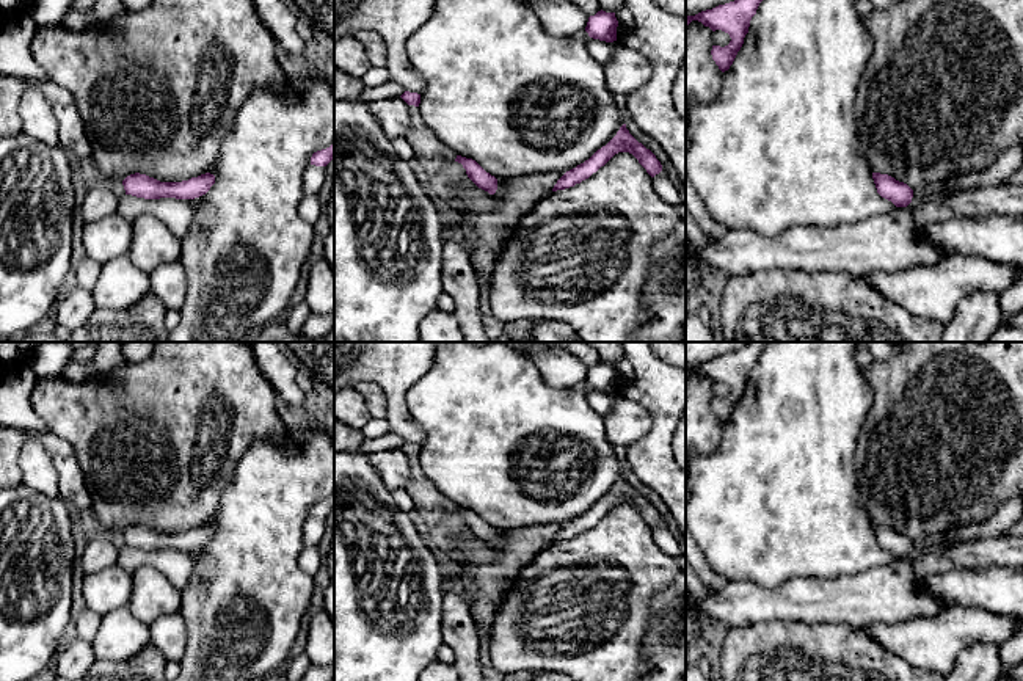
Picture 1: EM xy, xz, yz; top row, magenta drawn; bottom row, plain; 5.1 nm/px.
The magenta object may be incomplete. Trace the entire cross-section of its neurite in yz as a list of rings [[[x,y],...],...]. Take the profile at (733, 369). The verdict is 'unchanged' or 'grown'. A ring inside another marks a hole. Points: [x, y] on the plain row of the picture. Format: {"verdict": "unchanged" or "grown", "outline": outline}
{"verdict": "unchanged", "outline": [[[748,342],[741,350],[701,362],[695,367],[686,367],[686,380],[692,372],[701,373],[712,383],[722,381],[730,386],[728,397],[712,397],[711,406],[722,424],[728,422],[748,384],[750,372],[756,366],[759,355],[770,342]]]}

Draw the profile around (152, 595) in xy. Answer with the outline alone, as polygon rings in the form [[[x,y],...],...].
[[[140,566],[132,573],[132,596],[127,607],[137,620],[149,626],[180,607],[180,593],[160,571]]]

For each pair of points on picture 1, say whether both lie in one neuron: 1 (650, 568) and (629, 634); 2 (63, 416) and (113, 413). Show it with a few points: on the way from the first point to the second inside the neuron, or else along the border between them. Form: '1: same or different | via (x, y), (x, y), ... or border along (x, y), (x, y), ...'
1: same | via (639, 584), (633, 590), (629, 619)
2: same | via (76, 415), (101, 415)

